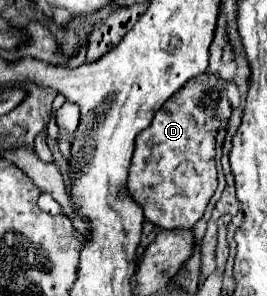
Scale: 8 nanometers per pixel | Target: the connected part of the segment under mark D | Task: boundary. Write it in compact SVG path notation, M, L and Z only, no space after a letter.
M201 74L187 82L163 108L155 114L151 126L137 136L135 154L129 168L129 192L139 204L143 204L145 218L161 228L191 228L201 216L203 210L217 188L217 170L215 170L215 134L221 124L227 124L231 116L231 104L223 96L219 78L211 74Z

